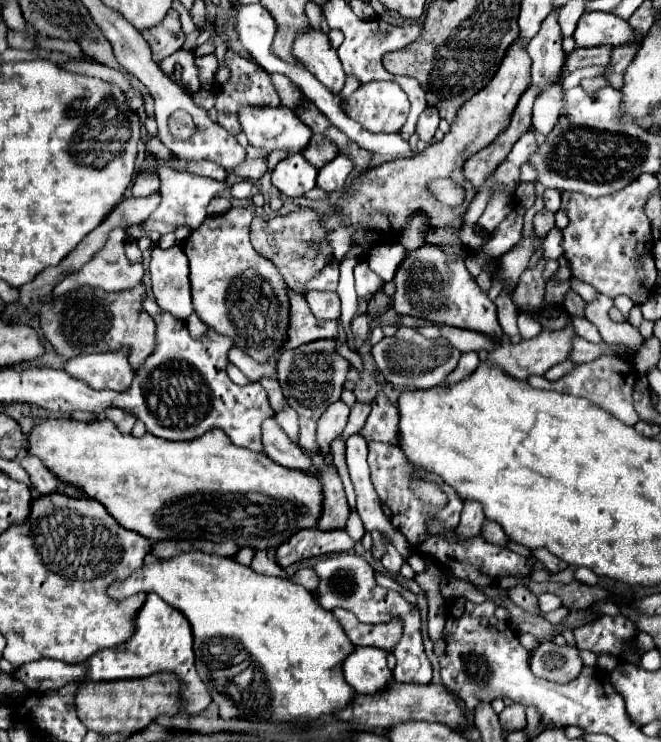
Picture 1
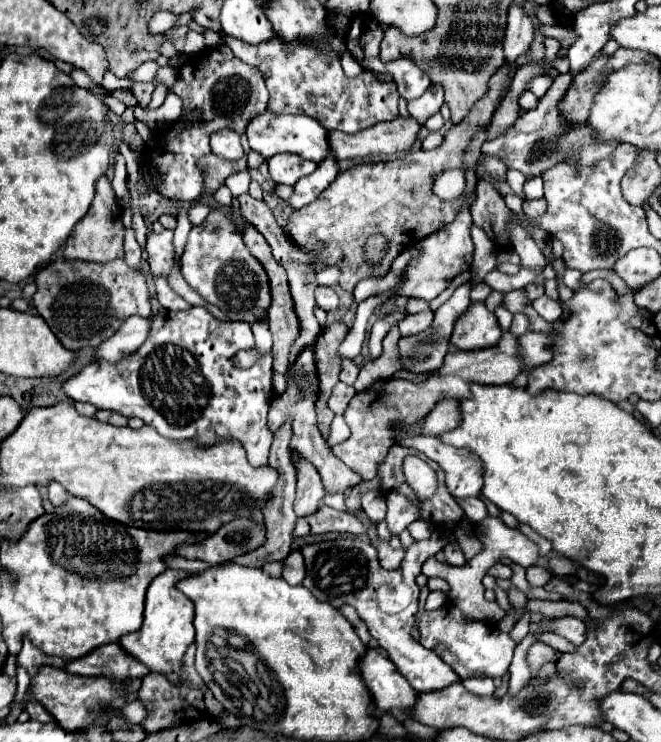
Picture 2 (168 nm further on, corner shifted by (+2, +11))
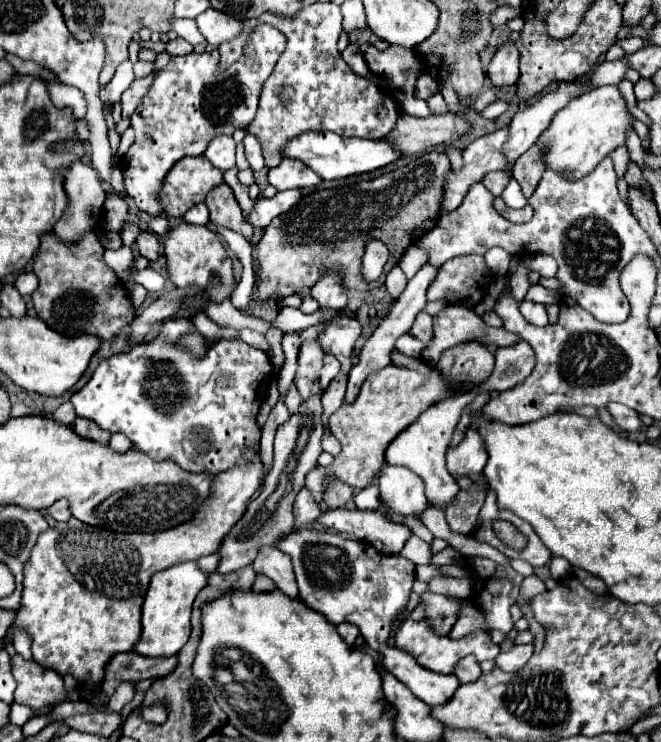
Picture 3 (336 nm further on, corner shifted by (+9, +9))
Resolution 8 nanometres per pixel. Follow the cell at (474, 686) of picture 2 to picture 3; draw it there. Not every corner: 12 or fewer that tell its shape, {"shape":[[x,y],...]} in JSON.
{"shape":[[474,656],[454,666],[460,684],[478,680],[482,670]]}

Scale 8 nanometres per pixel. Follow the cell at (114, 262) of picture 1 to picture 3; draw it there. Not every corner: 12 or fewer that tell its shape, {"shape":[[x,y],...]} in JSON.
{"shape":[[82,162],[64,172],[68,206],[54,234],[74,244],[102,218],[106,192]]}

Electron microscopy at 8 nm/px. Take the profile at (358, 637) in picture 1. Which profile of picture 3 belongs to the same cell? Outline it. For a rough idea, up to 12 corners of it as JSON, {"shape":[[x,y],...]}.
{"shape":[[348,622],[338,624],[336,630],[346,644],[354,644],[358,628]]}

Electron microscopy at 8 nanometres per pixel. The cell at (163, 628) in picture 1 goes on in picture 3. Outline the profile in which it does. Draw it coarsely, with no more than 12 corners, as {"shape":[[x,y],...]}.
{"shape":[[178,562],[152,576],[142,606],[142,656],[188,642],[208,574]]}

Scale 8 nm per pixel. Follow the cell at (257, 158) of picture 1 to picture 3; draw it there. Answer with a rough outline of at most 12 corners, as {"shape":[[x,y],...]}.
{"shape":[[204,156],[178,160],[158,200],[182,216],[222,182]]}

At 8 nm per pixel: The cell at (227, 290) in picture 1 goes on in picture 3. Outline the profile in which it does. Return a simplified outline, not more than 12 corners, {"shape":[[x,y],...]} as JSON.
{"shape":[[172,226],[168,278],[214,302],[236,288],[232,260],[206,226]]}

